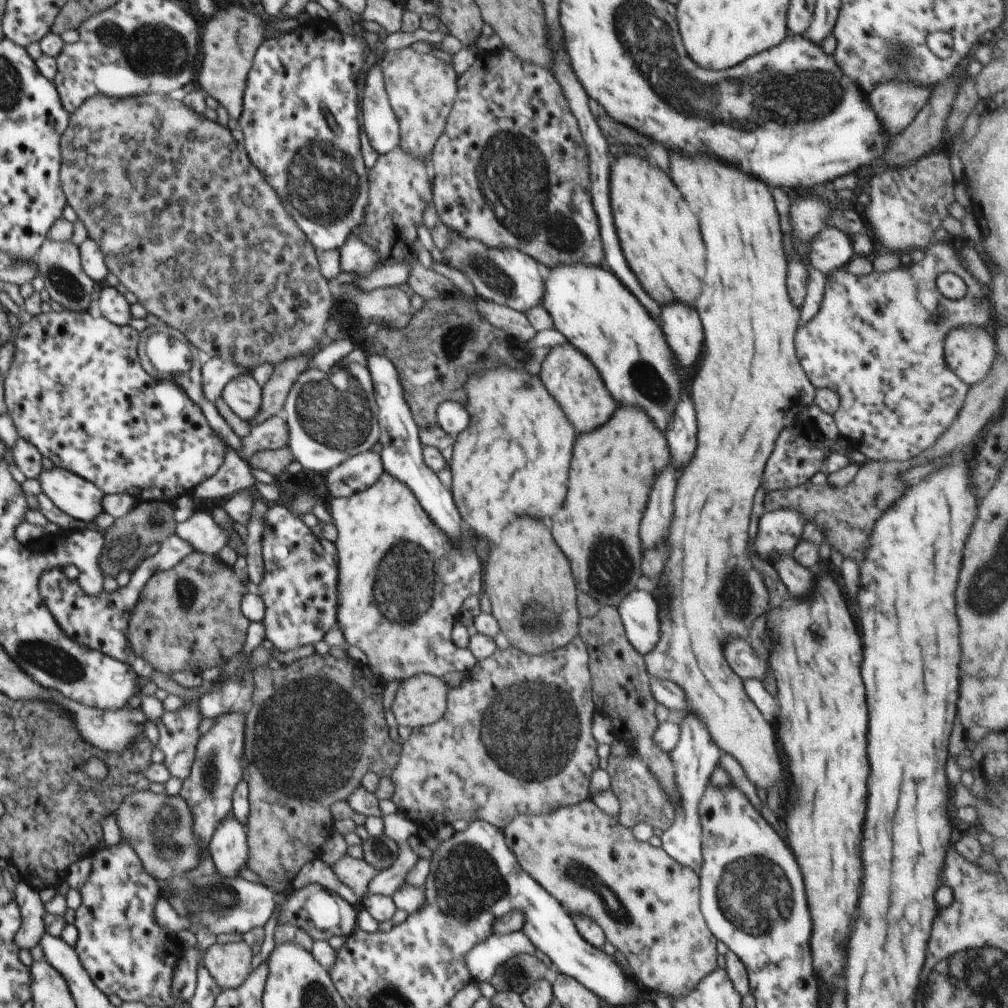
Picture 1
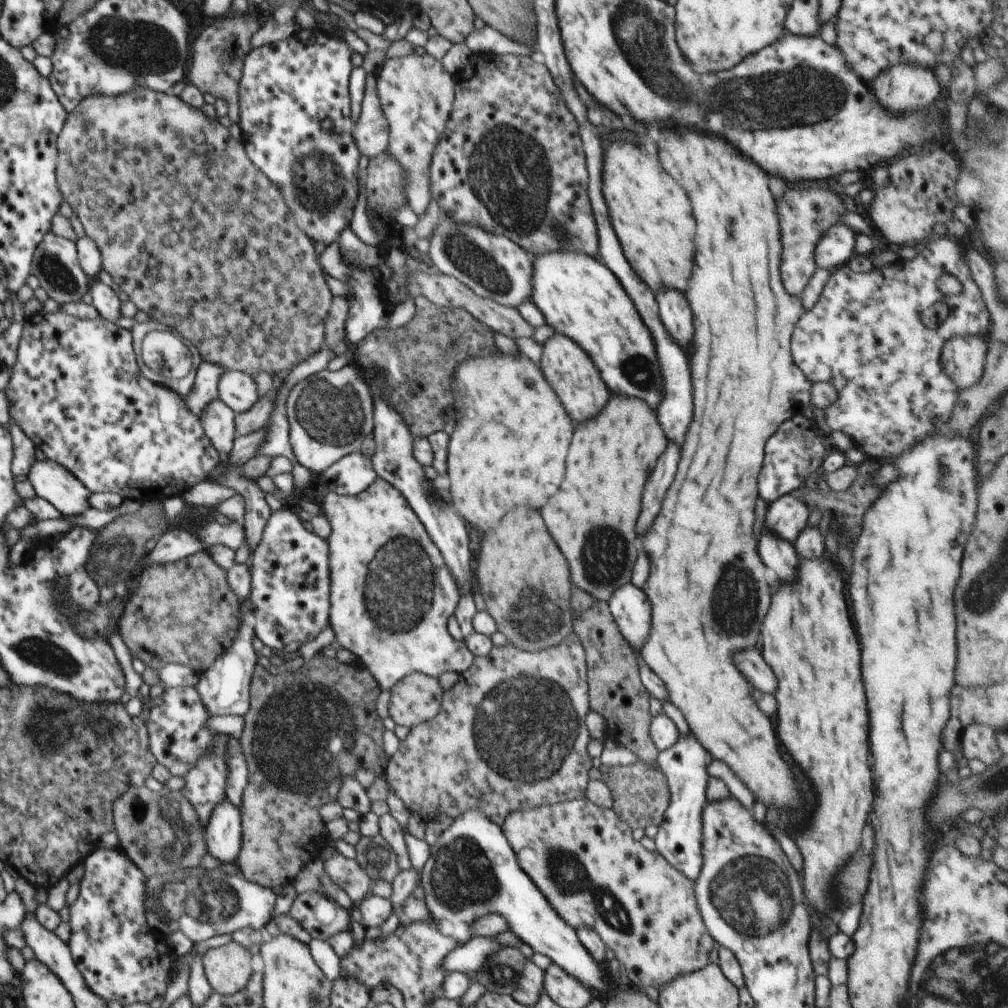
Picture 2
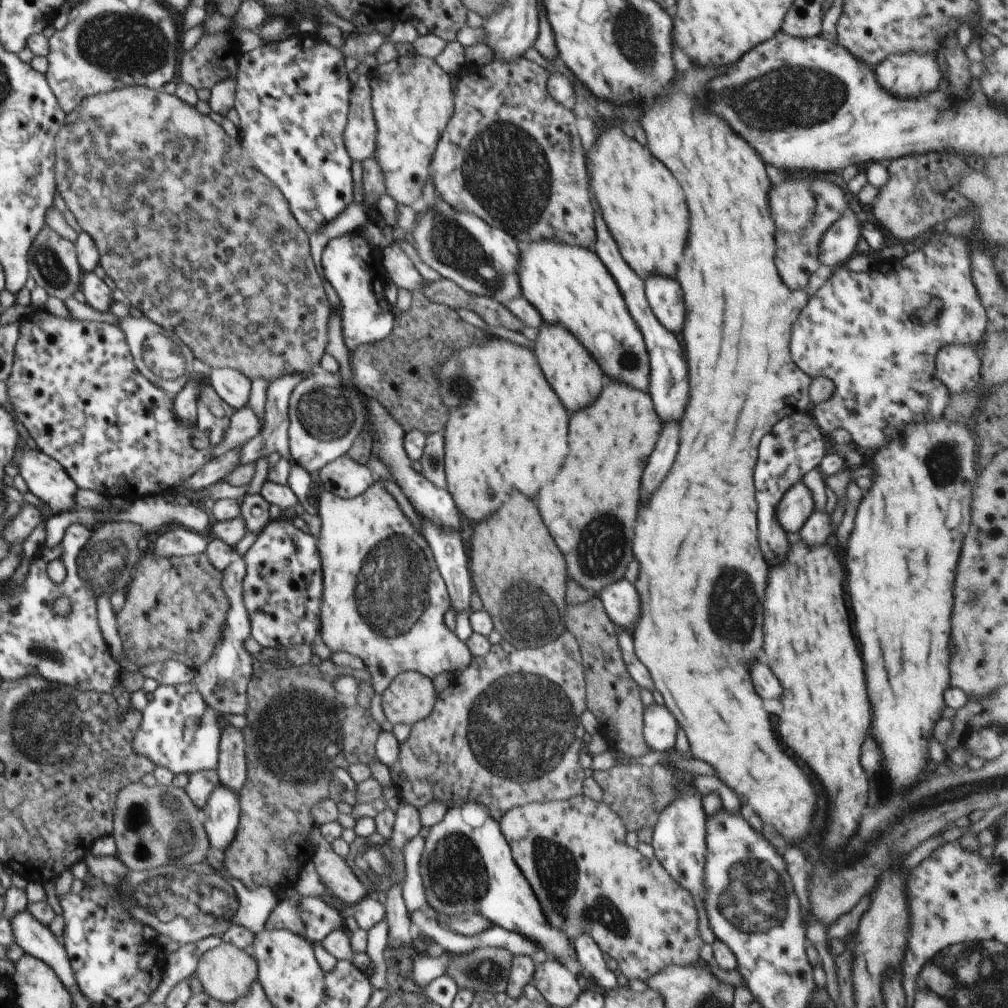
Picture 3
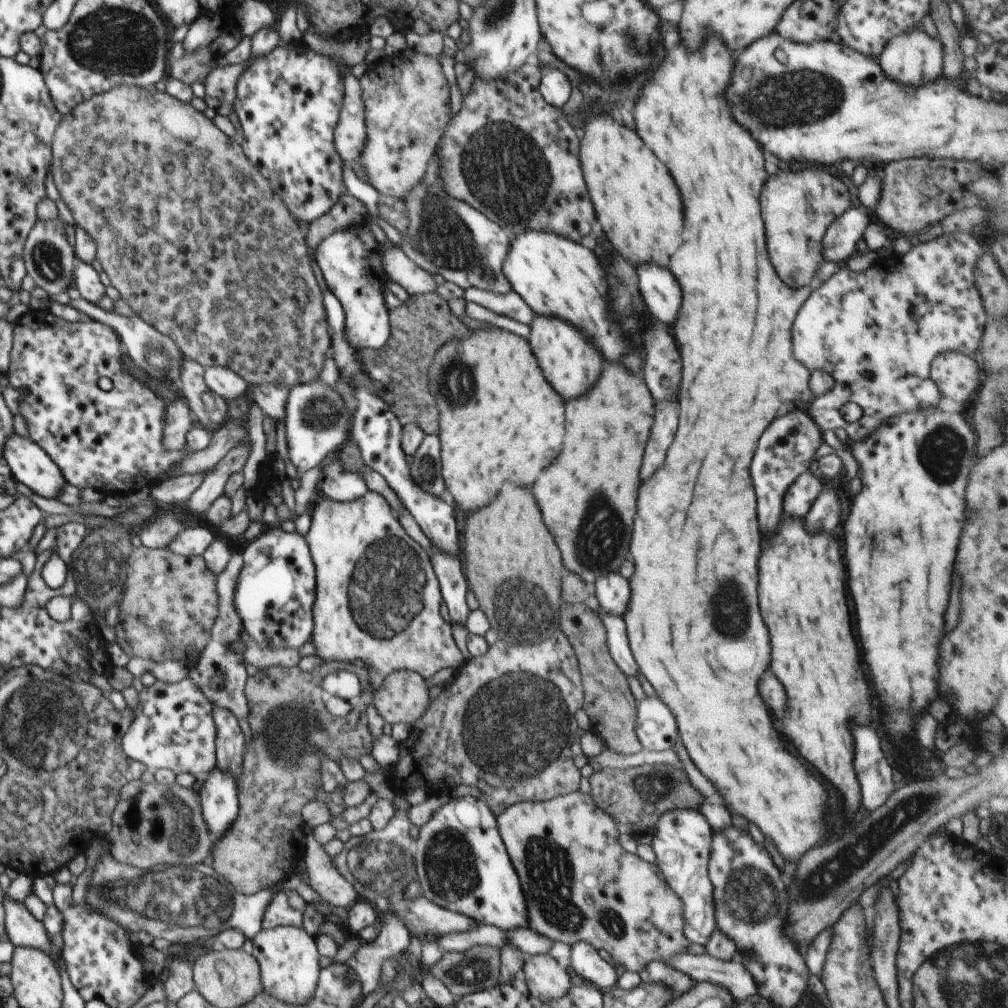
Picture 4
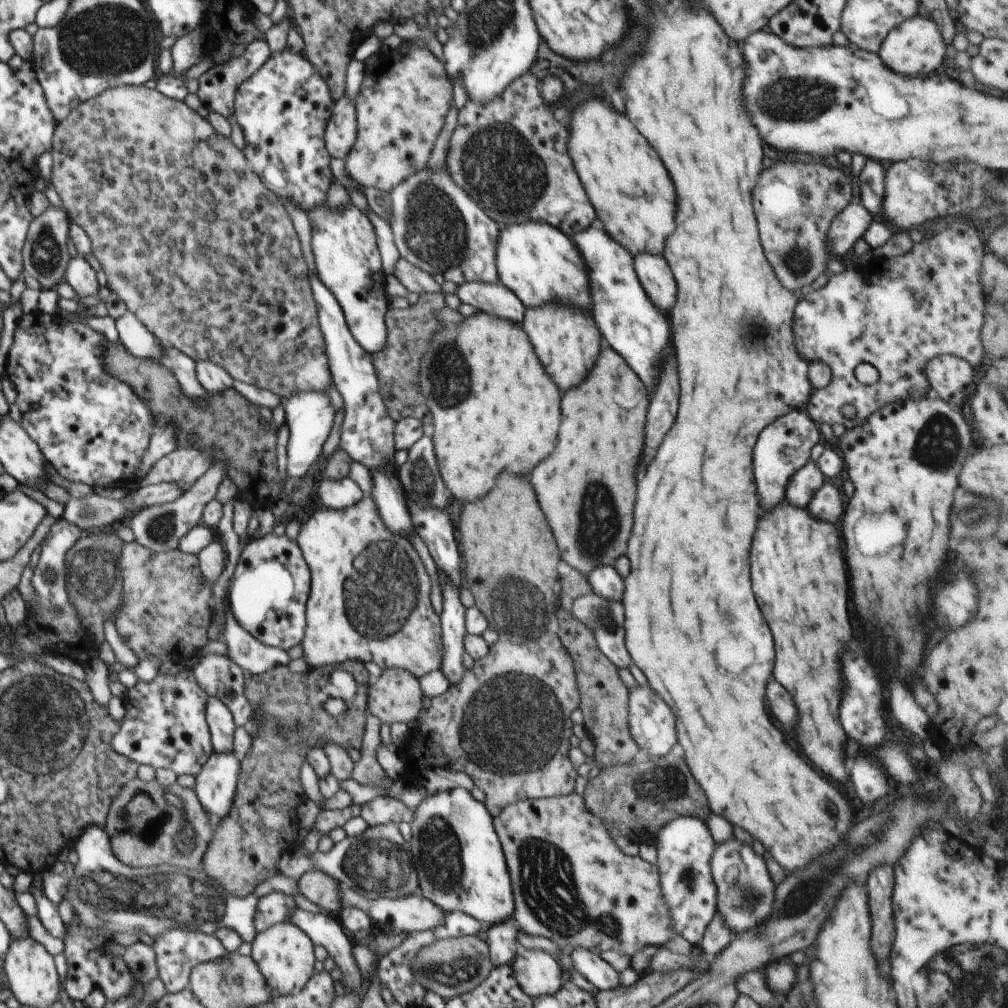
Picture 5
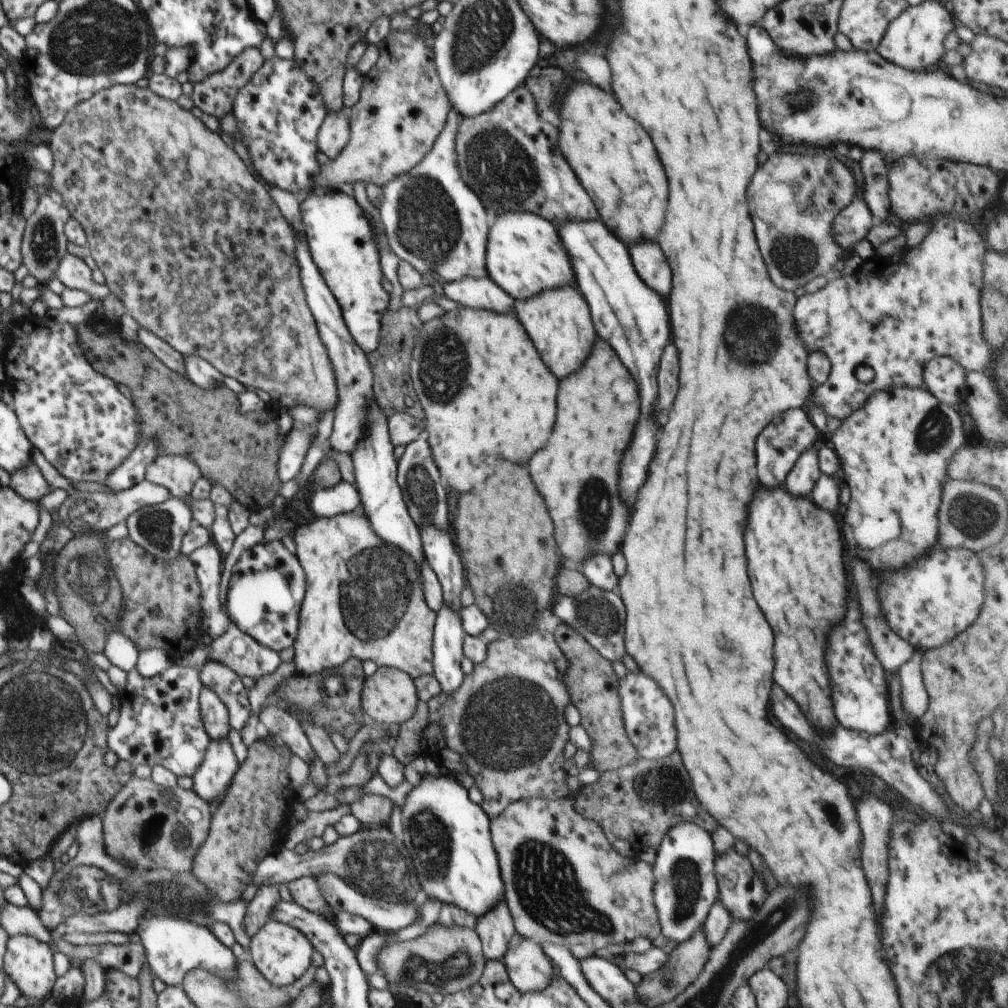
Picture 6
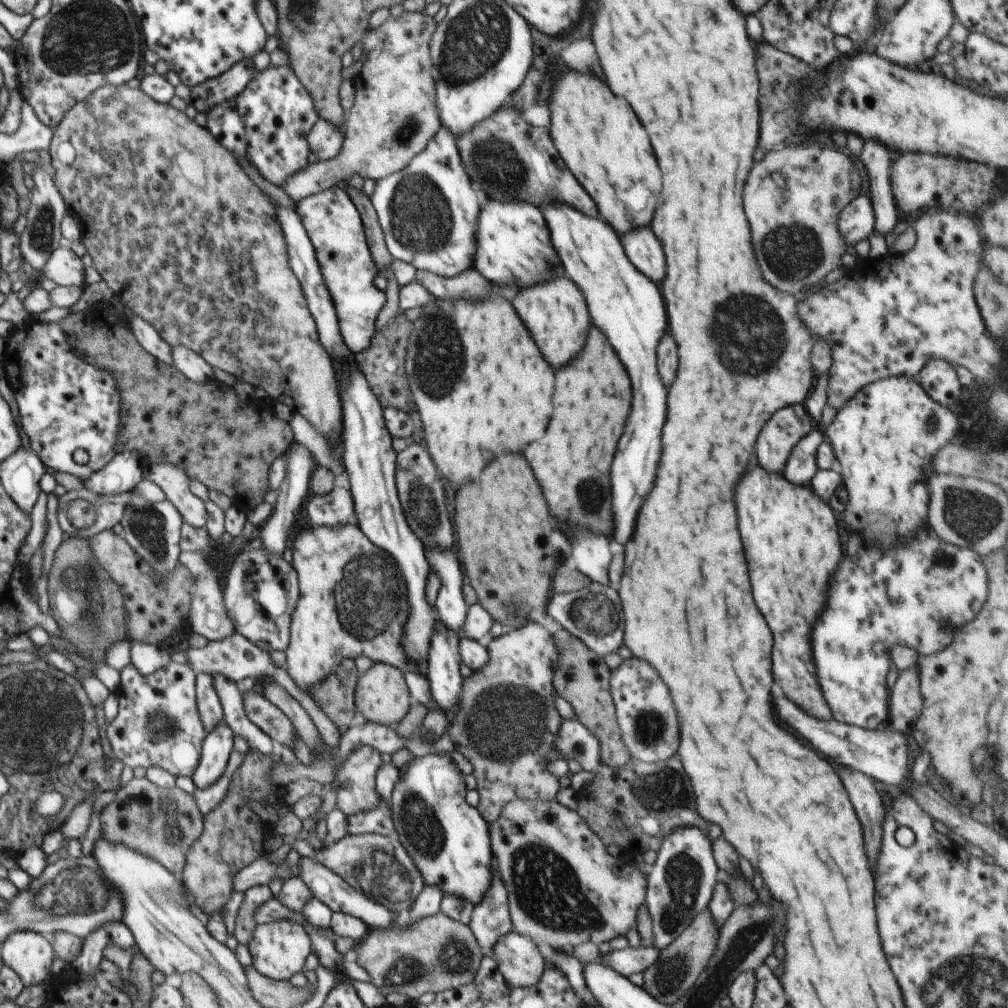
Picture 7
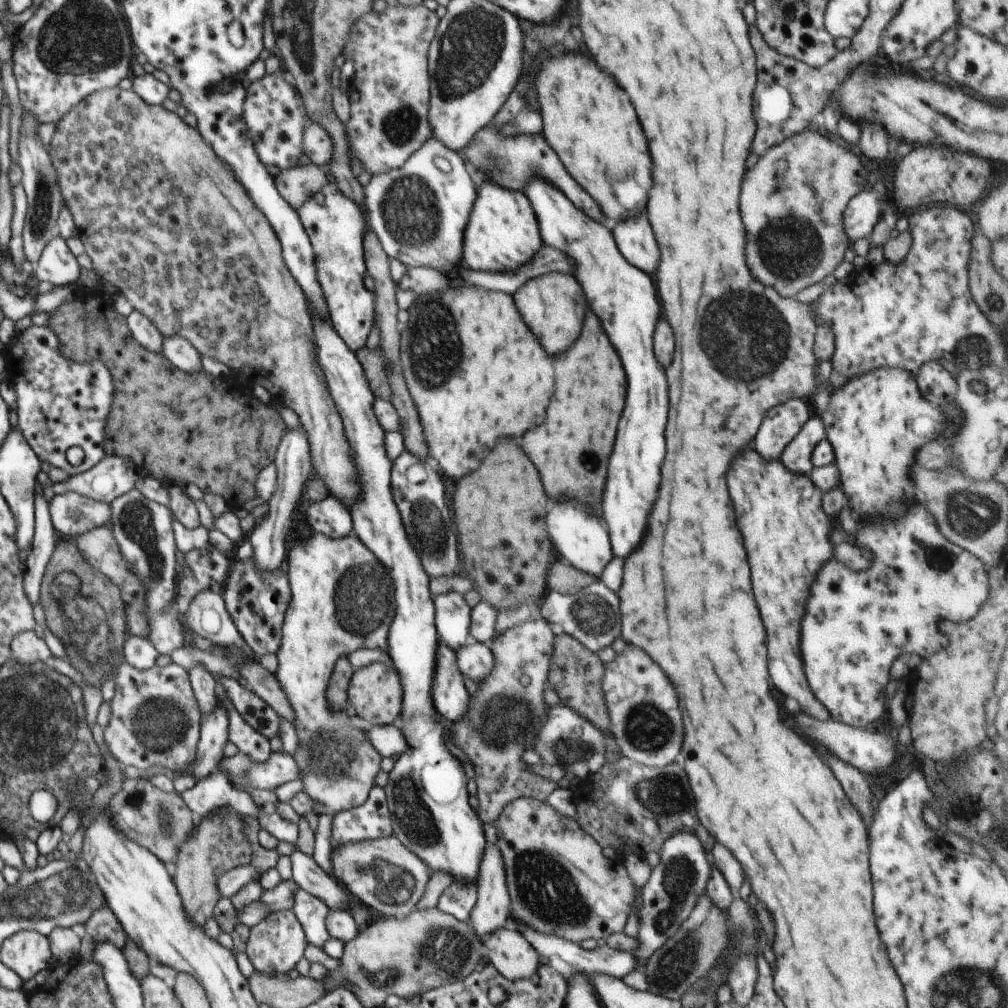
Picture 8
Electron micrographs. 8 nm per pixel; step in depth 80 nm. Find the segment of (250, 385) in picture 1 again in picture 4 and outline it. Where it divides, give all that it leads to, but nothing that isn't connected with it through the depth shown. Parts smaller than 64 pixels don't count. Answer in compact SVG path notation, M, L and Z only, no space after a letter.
M220 365L205 368L203 377L208 388L216 396L225 398L226 401L236 401L246 396L246 391L249 390L250 386L246 380L232 369Z

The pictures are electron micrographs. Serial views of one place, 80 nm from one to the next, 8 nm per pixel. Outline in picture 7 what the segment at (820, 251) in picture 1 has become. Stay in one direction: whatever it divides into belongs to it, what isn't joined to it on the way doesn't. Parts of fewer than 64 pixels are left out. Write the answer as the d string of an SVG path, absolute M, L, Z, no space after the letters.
M860 194L852 199L840 211L837 227L849 249L857 242L868 239L875 231L875 216L870 198Z

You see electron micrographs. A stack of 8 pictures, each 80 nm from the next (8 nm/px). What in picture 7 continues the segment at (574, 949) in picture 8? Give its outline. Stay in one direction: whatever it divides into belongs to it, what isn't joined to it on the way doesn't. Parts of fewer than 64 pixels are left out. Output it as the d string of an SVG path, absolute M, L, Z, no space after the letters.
M626 947L624 950L614 949L608 956L598 956L598 959L616 972L625 977L634 972L644 972L653 965L660 956L660 950L656 947Z

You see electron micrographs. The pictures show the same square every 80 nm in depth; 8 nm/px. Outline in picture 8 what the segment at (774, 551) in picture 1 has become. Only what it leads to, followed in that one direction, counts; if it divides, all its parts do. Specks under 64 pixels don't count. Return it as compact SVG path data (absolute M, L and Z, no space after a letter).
M820 415L809 418L794 440L784 449L781 463L795 475L808 475L815 467L811 456L816 445L825 439L825 428Z

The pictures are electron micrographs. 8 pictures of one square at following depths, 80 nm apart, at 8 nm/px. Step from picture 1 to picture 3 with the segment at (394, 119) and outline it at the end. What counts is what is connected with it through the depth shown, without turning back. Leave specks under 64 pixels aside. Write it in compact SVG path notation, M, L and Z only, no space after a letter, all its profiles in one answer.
M369 74L360 75L349 96L349 113L344 131L347 151L352 160L362 162L374 157L377 149L377 124L372 114L373 90Z

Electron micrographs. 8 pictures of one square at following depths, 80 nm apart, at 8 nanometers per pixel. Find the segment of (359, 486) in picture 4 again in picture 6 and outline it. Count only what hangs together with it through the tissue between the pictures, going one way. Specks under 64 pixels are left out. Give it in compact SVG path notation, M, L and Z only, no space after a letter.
M340 480L334 486L316 489L310 506L316 517L333 517L352 511L359 513L360 493L352 483Z

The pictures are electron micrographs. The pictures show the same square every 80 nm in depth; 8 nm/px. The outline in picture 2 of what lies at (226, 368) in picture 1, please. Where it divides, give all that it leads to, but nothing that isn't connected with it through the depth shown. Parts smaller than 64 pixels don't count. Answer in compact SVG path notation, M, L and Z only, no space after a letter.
M203 360L199 364L192 392L182 397L196 416L202 415L205 407L219 398L218 383L225 370L228 369L210 361Z

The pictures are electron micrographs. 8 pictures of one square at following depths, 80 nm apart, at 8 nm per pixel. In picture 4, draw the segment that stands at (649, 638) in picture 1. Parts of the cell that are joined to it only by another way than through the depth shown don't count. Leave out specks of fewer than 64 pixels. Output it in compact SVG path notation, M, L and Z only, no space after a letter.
M608 574L600 577L592 588L605 613L623 618L630 602L630 586L626 578L622 578L620 574Z

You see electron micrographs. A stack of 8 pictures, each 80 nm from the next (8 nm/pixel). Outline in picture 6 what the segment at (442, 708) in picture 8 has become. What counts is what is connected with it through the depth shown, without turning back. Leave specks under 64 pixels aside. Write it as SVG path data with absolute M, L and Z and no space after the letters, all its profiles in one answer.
M442 605L437 612L433 634L433 675L440 681L442 693L453 693L463 683L460 667L464 658L461 610Z

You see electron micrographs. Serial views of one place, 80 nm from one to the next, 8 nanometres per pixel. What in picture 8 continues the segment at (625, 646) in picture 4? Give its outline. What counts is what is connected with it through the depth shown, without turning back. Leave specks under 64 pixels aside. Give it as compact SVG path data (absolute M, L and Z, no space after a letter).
M597 580L576 594L550 591L536 607L536 616L546 622L560 624L563 632L579 640L587 649L597 653L621 636L621 610L618 608L618 594L614 594L604 582Z

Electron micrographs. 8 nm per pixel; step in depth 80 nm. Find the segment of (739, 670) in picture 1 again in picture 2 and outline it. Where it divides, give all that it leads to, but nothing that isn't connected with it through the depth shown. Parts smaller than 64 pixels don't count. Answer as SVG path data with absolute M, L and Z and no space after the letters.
M754 648L740 650L734 654L736 668L748 678L750 684L754 684L758 690L772 694L776 690L776 676L772 674L770 666L764 662L762 654Z

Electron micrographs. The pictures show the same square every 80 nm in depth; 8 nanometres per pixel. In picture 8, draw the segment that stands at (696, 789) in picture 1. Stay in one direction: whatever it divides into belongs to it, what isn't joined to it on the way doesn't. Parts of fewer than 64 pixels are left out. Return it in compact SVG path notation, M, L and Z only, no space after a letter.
M678 831L666 839L659 852L658 864L651 868L651 875L641 888L643 908L639 918L639 932L636 940L641 944L632 951L639 960L637 968L642 970L645 962L664 943L676 934L690 913L695 909L699 898L707 890L707 882L711 877L711 858L704 845L690 831Z

